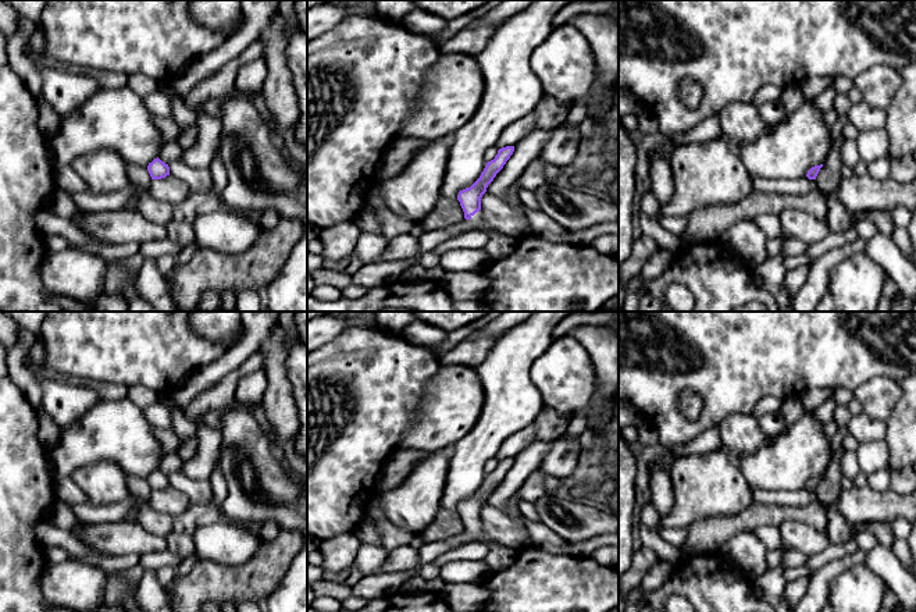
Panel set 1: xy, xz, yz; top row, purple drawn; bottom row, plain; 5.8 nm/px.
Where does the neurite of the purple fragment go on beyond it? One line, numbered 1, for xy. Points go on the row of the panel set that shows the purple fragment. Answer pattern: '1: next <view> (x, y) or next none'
1: next none

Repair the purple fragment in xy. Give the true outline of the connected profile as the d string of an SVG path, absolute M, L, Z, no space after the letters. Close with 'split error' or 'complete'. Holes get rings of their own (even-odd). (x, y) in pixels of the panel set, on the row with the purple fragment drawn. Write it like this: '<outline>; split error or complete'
M158 157L154 159L152 163L147 166L147 171L152 177L152 179L161 179L170 175L170 167L164 161L161 161Z; complete

